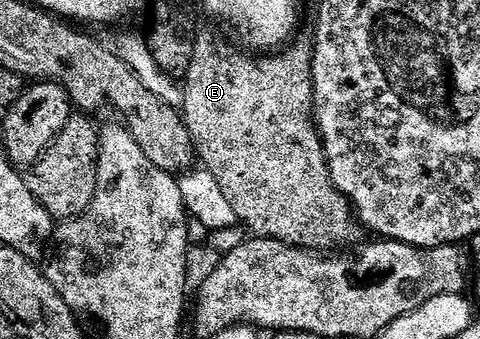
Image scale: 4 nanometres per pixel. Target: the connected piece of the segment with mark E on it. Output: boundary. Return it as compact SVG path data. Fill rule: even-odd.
M197 35L192 46L188 72L182 78L184 91L182 115L184 125L188 127L188 133L192 136L195 155L198 160L201 160L199 163L206 166L207 170L212 172L214 178L217 179L222 193L234 208L237 221L248 232L252 231L249 233L260 238L277 240L295 248L307 248L309 252L324 254L332 250L328 248L336 248L339 244L354 243L359 238L360 232L362 233L362 225L354 215L354 209L349 200L332 186L332 179L328 173L328 160L324 157L324 143L320 140L320 133L316 130L312 107L312 44L308 42L306 44L296 43L289 43L287 47L275 54L243 54L244 56L239 56L232 48L219 48L214 37Z

